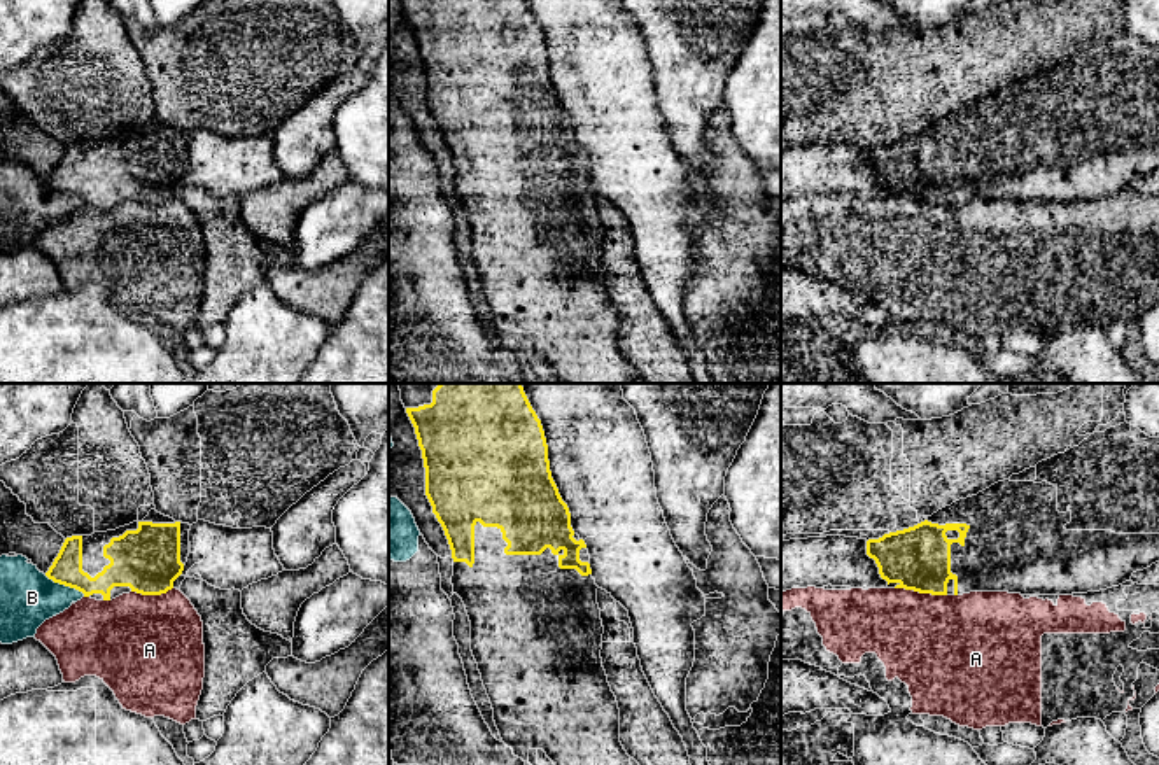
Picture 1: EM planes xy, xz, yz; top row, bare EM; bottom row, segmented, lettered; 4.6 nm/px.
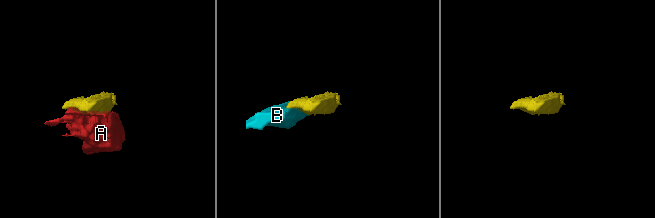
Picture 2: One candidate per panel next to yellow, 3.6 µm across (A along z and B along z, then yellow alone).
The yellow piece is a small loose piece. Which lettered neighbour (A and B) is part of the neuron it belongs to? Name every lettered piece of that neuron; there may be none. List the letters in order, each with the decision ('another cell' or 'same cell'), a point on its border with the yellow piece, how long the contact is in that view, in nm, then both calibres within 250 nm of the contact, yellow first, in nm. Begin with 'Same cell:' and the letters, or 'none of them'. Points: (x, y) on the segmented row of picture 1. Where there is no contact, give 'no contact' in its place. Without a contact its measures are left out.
Same cell: none of them
A: another cell; contact yz (921, 592); length 240 nm; calibres 280 and 460 nm
B: another cell; contact xy (65, 585); length 220 nm; calibres 140 and 260 nm

